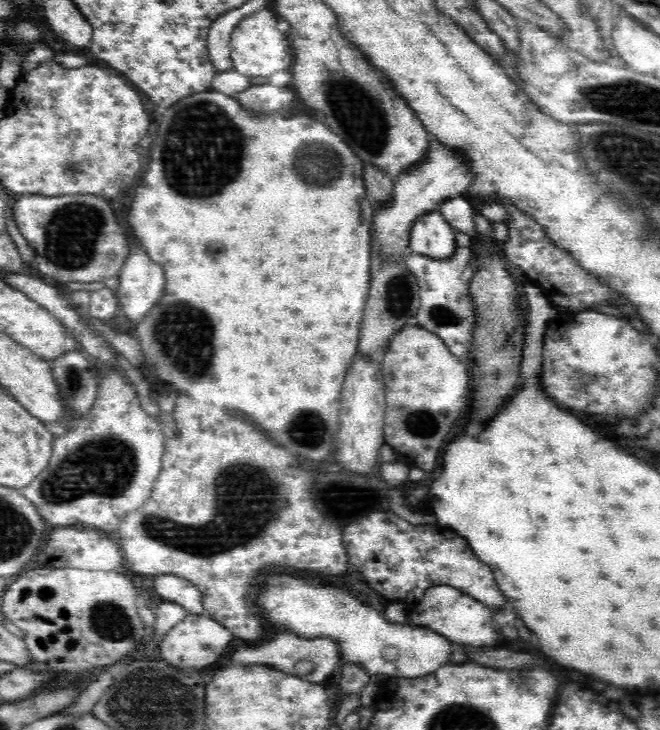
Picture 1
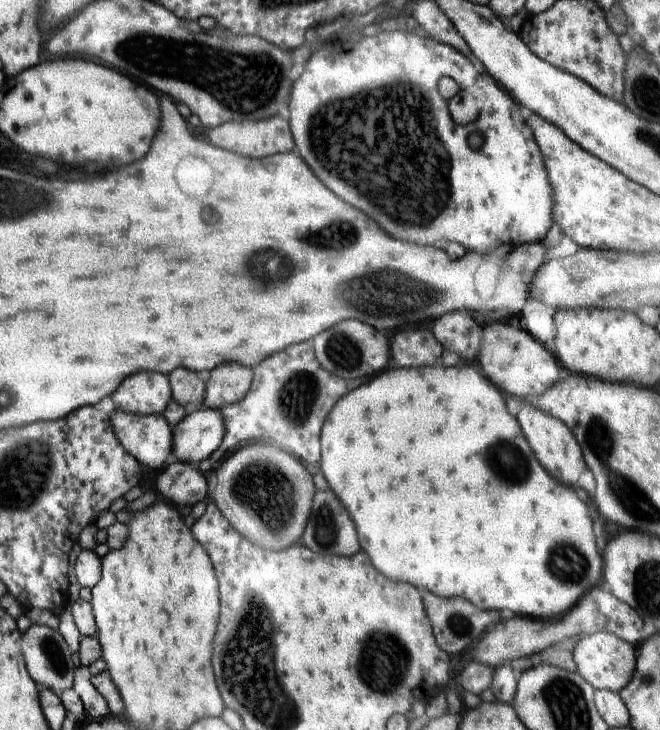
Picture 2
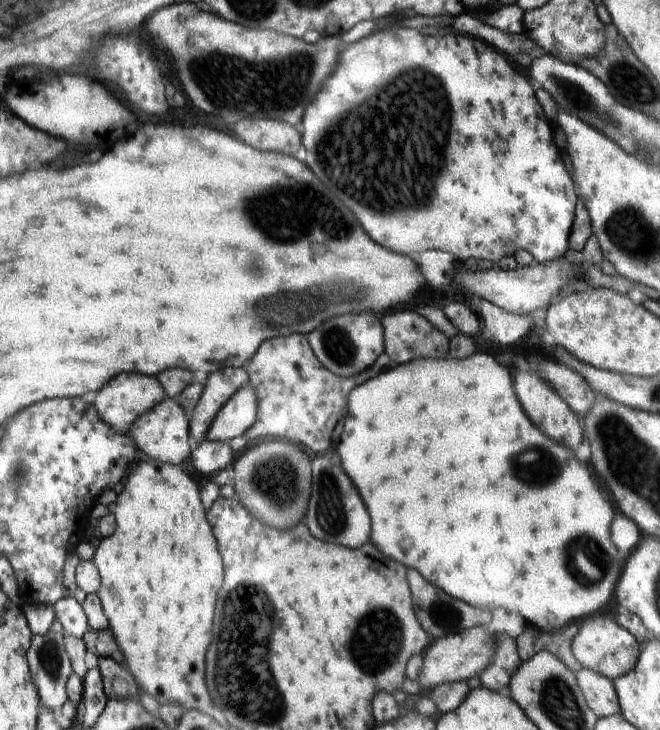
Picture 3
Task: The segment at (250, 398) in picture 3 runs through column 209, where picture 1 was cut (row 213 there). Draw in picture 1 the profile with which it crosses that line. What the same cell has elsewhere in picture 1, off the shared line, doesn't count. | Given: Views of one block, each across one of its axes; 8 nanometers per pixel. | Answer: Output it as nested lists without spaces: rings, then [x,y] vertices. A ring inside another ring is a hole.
[[[439,210],[424,214],[412,226],[409,253],[446,261],[455,256],[457,248],[456,232]]]

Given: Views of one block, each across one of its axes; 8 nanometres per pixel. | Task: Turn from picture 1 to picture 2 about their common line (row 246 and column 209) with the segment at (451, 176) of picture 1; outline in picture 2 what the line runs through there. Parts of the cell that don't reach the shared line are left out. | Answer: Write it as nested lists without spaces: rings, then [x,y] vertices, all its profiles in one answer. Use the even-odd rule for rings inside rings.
[[[238,363],[220,364],[220,366],[210,371],[207,376],[207,396],[205,397],[204,409],[218,410],[227,403],[239,403],[242,399],[246,398],[254,382],[254,370]]]

